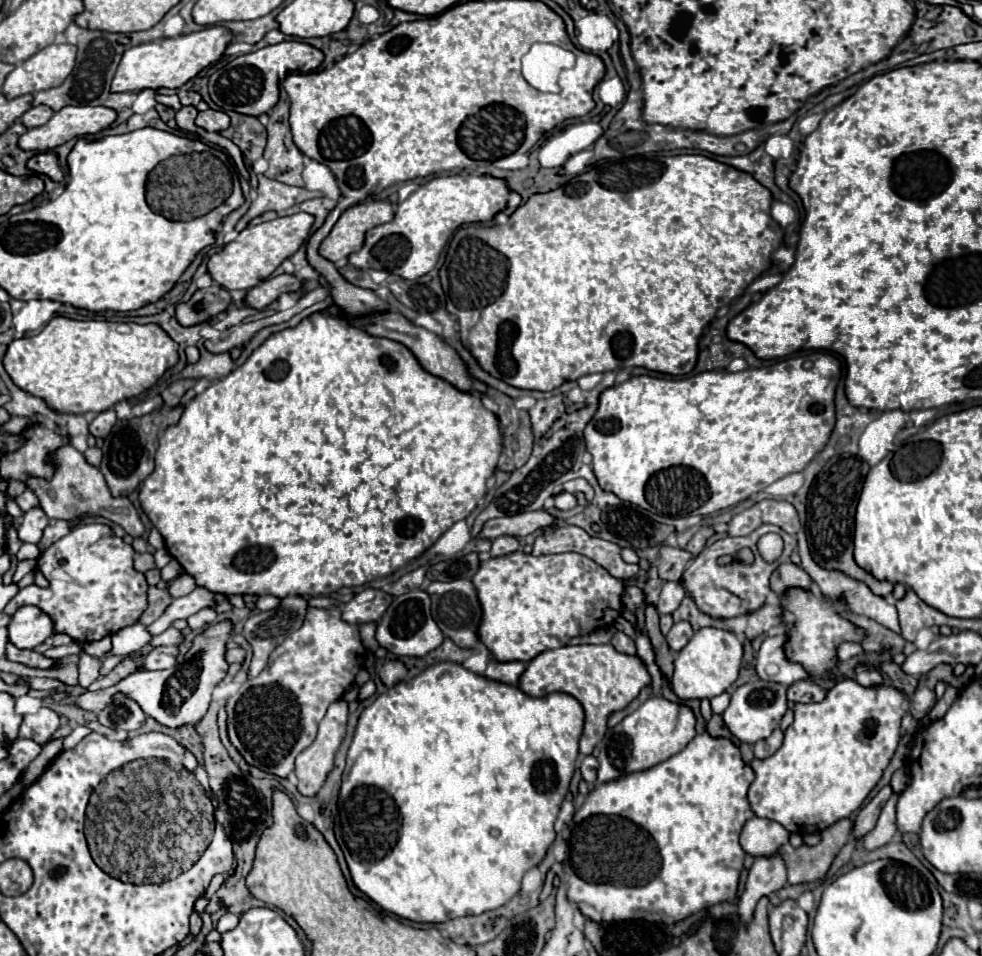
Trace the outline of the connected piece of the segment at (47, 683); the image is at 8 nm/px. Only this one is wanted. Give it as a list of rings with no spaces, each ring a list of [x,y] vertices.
[[[48,678],[24,680],[24,684],[28,684],[32,690],[54,690],[54,688],[60,688],[60,682],[58,680],[48,680]]]

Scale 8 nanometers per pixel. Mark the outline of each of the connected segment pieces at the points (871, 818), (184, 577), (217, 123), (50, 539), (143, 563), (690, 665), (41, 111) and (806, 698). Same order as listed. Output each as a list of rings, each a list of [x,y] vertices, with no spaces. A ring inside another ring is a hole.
[[[884,786],[856,816],[854,820],[854,828],[852,828],[852,838],[862,842],[862,838],[876,826],[878,822],[878,814],[882,810],[882,806],[886,804],[886,800],[892,796],[892,788],[890,786]]]
[[[180,574],[174,580],[174,598],[190,594],[194,588],[196,588],[196,580],[192,580],[192,576],[188,576],[188,574]]]
[[[206,110],[206,112],[200,112],[198,118],[196,118],[196,124],[200,128],[204,128],[206,132],[222,132],[230,126],[230,118],[226,112],[222,110]]]
[[[56,520],[56,522],[52,522],[52,524],[44,530],[42,540],[38,542],[40,552],[44,552],[44,548],[52,546],[56,540],[60,540],[62,536],[66,536],[66,534],[70,532],[70,528],[72,528],[72,522],[64,522],[64,520]]]
[[[144,552],[144,554],[136,554],[136,560],[134,560],[134,568],[138,572],[148,572],[152,568],[156,568],[154,564],[154,556],[150,552]]]
[[[700,628],[692,640],[676,654],[672,690],[680,700],[712,700],[714,696],[724,694],[736,680],[742,668],[744,646],[734,632],[718,628]]]
[[[34,106],[34,108],[30,108],[28,112],[22,114],[20,122],[22,122],[26,128],[36,128],[36,126],[46,124],[46,122],[52,118],[52,114],[54,114],[54,112],[52,112],[48,106]]]
[[[800,680],[796,684],[792,684],[792,688],[788,688],[788,700],[792,702],[820,702],[824,698],[824,690],[820,686],[816,686],[814,682],[808,680]]]

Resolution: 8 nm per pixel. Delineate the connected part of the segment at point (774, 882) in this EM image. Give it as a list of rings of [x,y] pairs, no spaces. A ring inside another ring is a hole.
[[[780,854],[772,858],[754,858],[754,864],[748,872],[744,894],[738,900],[740,920],[744,924],[750,924],[758,900],[772,892],[778,892],[784,886],[786,886],[786,866]]]

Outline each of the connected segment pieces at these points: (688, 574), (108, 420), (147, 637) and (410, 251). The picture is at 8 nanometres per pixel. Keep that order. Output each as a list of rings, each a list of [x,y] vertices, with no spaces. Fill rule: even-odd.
[[[762,524],[758,530],[754,530],[752,534],[748,536],[742,536],[742,538],[724,538],[724,540],[718,540],[714,542],[712,546],[704,548],[702,554],[690,562],[690,566],[686,568],[684,576],[682,576],[682,584],[684,588],[692,594],[696,606],[712,616],[712,618],[734,618],[734,616],[742,616],[742,614],[752,614],[756,612],[758,608],[764,606],[766,602],[766,594],[770,592],[770,586],[768,586],[768,580],[770,580],[770,574],[784,562],[790,560],[790,554],[796,550],[796,536],[790,536],[786,534],[782,528],[778,526],[772,526],[772,524]],[[766,532],[778,532],[784,540],[784,552],[782,556],[774,562],[774,564],[768,564],[760,558],[758,550],[756,550],[756,542],[762,534]],[[742,548],[750,548],[754,552],[754,562],[750,566],[744,566],[744,564],[732,564],[732,566],[720,566],[716,560],[720,556],[726,556],[726,554],[734,554]]]
[[[104,410],[90,422],[90,434],[96,438],[104,438],[104,436],[108,436],[108,432],[112,430],[114,424],[116,424],[114,410]]]
[[[134,624],[112,634],[112,650],[106,656],[126,656],[138,652],[150,642],[152,642],[152,634],[148,632],[148,628],[144,624]]]
[[[488,175],[436,176],[398,204],[392,222],[368,230],[364,246],[350,254],[348,262],[358,270],[386,270],[400,278],[416,280],[436,266],[442,248],[460,224],[490,222],[500,210],[504,210],[508,192],[504,180]]]

